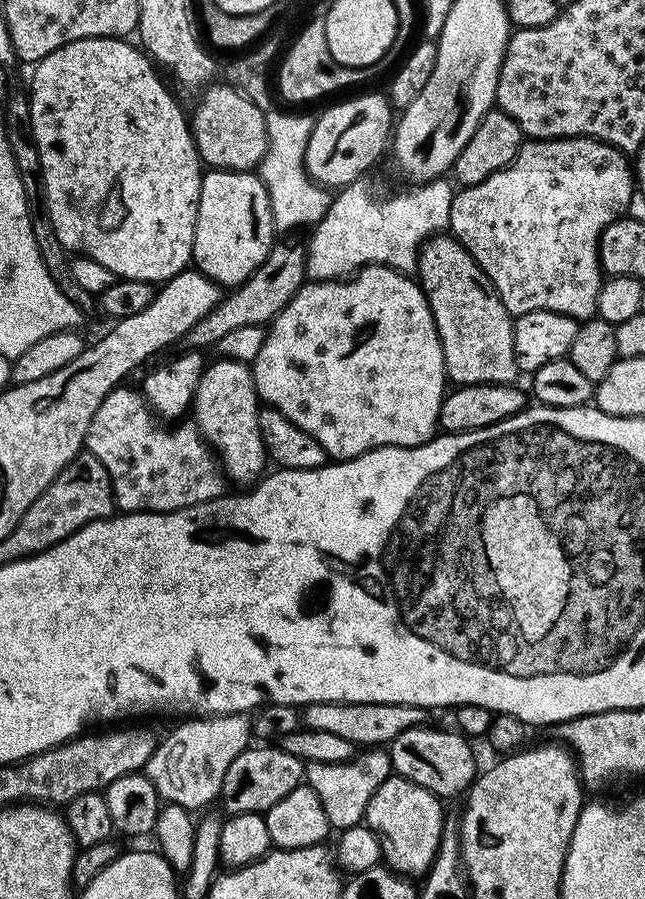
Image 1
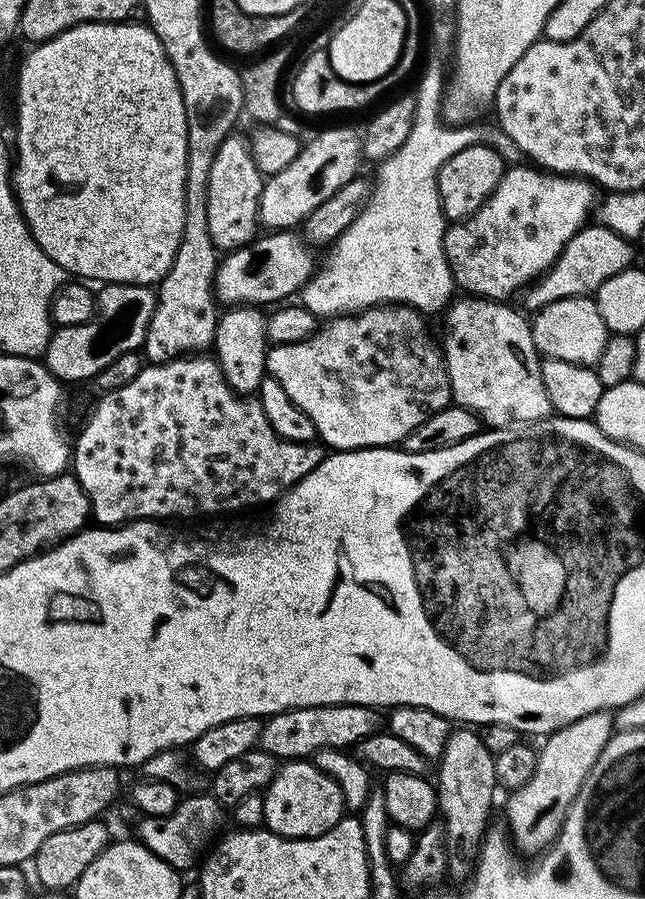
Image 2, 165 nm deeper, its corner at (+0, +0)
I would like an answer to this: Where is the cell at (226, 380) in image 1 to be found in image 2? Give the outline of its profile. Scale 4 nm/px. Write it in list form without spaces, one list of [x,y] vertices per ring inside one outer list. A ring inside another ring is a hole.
[[[232,306],[219,313],[216,322],[214,359],[229,388],[237,394],[259,393],[268,370],[268,325],[266,316],[256,306]]]

